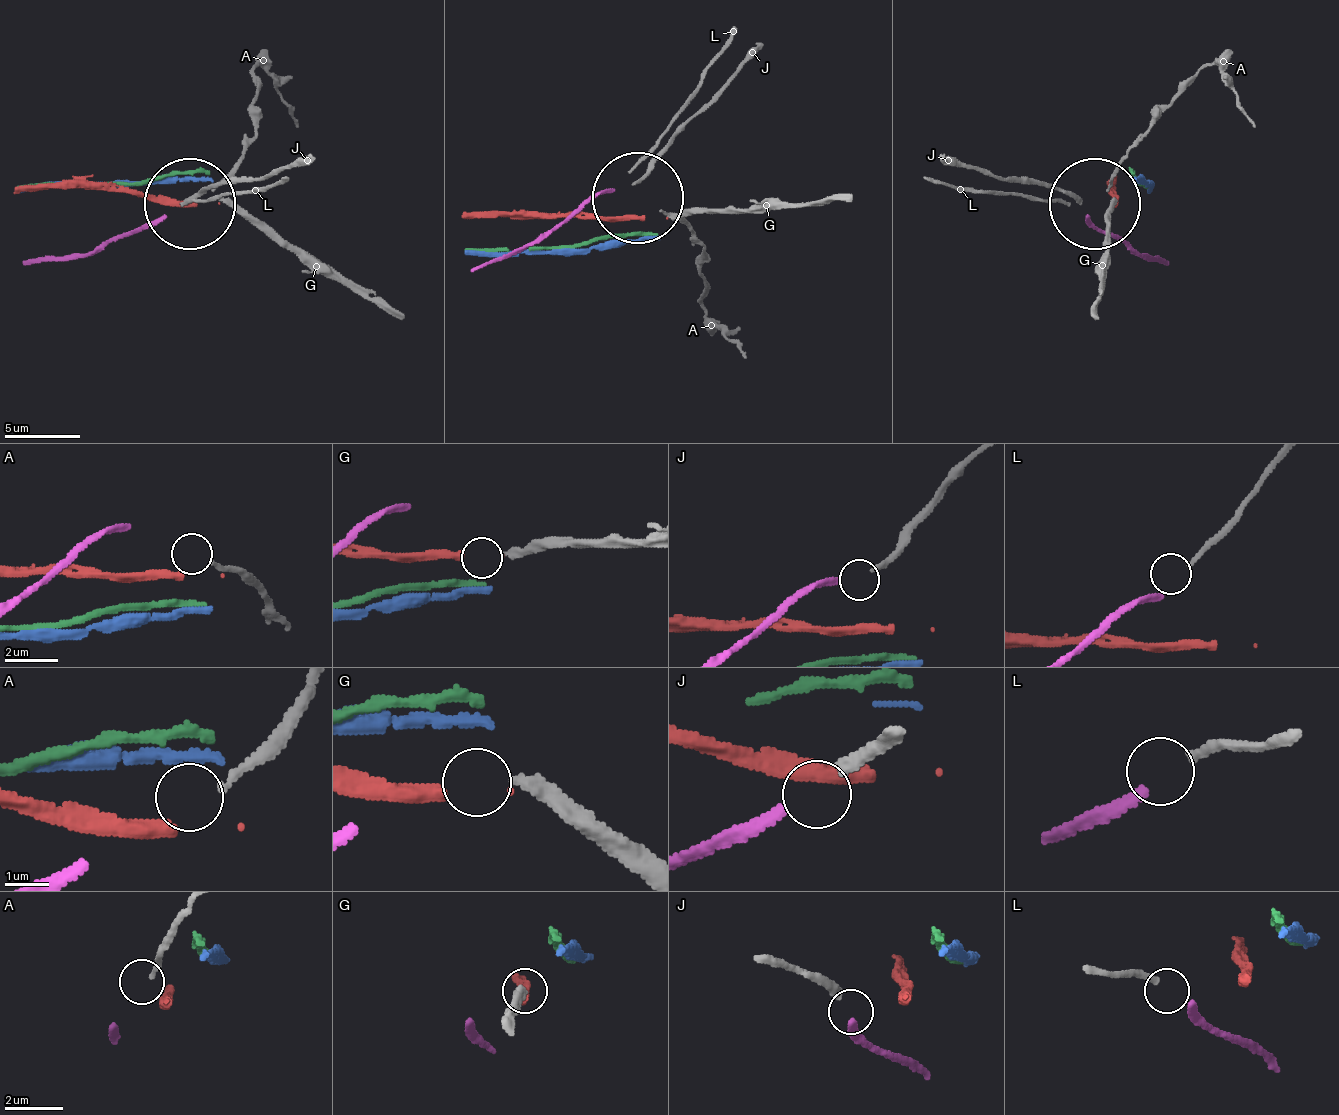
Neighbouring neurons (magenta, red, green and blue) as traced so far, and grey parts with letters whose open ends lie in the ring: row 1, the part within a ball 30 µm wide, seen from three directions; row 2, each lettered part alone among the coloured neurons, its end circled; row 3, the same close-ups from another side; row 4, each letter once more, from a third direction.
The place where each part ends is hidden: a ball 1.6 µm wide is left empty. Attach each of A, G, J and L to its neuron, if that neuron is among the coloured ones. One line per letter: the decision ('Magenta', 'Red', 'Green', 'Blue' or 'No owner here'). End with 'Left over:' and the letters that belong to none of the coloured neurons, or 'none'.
A: No owner here
G: Red
J: Magenta
L: No owner here
Left over: A, L

